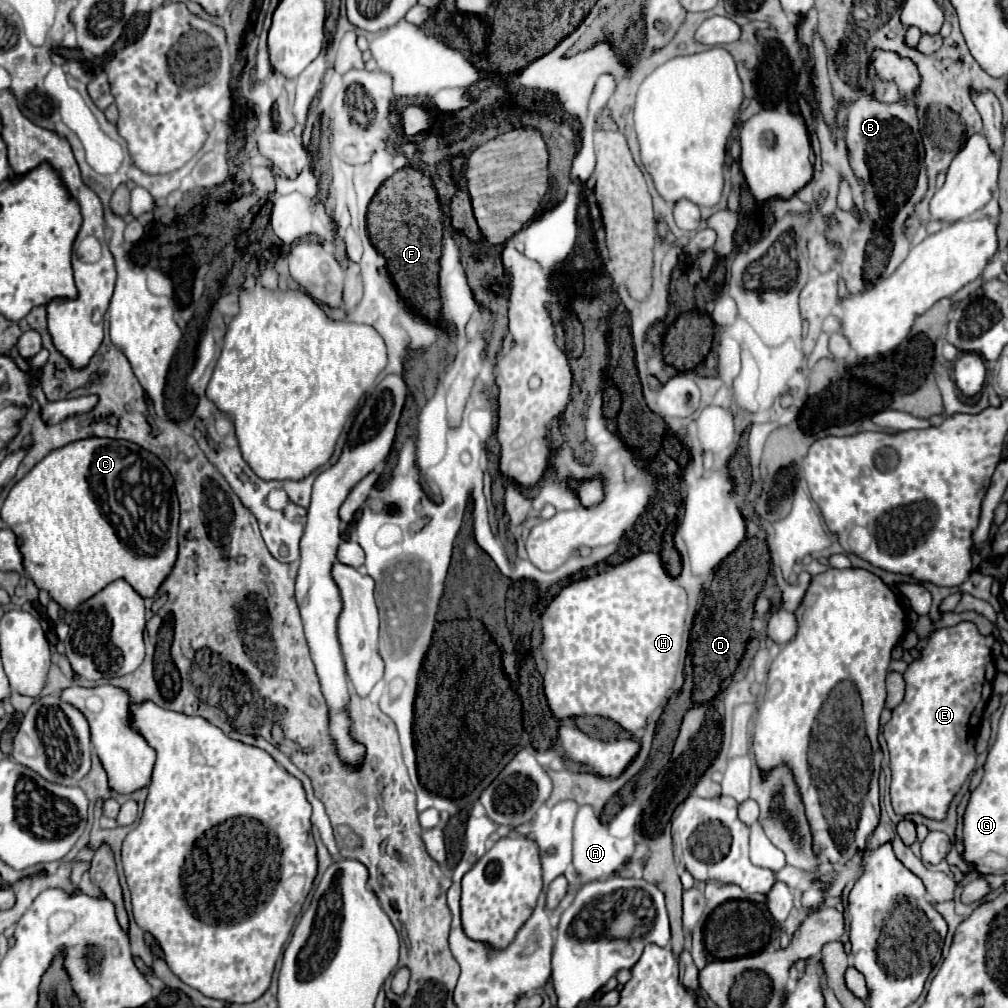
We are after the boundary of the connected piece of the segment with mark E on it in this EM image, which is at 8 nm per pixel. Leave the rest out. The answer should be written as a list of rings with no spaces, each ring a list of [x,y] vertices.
[[[958,623],[938,629],[922,651],[922,659],[910,663],[904,673],[906,697],[884,725],[890,751],[890,797],[900,815],[922,813],[944,819],[946,809],[962,783],[976,767],[974,739],[982,711],[990,699],[990,681],[996,667],[990,657],[994,637],[982,637],[974,623]]]

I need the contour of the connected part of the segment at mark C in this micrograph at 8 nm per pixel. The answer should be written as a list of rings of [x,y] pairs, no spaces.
[[[88,437],[74,441],[70,445],[64,445],[50,455],[46,455],[24,479],[20,479],[12,491],[8,493],[4,507],[2,507],[2,519],[16,535],[18,547],[24,555],[24,569],[28,577],[36,583],[38,589],[48,591],[50,599],[54,599],[64,611],[74,611],[82,601],[88,601],[94,597],[94,593],[102,591],[106,583],[116,581],[118,577],[128,581],[130,587],[142,597],[142,599],[154,599],[158,595],[158,589],[170,575],[170,569],[174,569],[174,561],[178,559],[178,517],[180,517],[180,505],[178,497],[174,493],[174,479],[166,465],[150,451],[140,449],[140,445],[134,445],[132,441],[118,441],[118,439],[104,439],[104,437]]]

